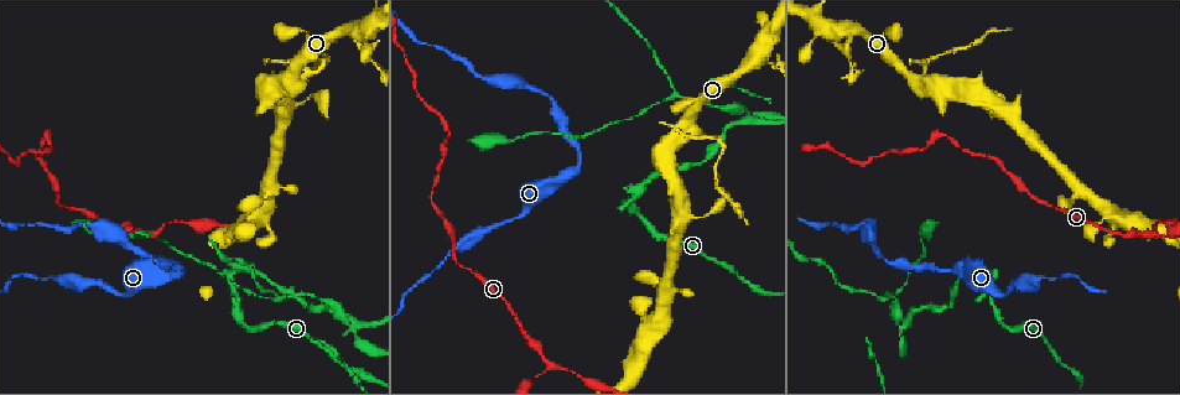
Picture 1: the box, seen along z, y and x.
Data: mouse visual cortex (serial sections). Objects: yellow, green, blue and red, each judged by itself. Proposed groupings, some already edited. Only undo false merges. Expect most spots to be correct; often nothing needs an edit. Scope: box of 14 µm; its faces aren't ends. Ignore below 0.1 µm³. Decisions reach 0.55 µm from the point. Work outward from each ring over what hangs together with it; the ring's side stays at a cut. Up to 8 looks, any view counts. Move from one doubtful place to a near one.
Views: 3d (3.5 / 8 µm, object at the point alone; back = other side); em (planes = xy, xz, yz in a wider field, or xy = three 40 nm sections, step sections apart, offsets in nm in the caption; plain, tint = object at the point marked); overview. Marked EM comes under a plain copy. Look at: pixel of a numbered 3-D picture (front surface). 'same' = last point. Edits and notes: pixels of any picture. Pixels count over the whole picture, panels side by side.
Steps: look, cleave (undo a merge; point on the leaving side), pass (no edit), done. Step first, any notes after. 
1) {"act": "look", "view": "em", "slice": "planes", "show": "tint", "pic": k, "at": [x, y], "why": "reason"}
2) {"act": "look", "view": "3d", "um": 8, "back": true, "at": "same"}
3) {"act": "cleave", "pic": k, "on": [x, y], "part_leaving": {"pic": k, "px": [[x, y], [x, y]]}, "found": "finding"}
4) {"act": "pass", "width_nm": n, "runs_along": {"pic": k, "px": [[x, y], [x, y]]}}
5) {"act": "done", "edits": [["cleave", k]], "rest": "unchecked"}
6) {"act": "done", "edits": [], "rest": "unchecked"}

{"act": "look", "view": "3d", "um": 3.5, "pic": 1, "at": [1004, 292], "why": "thick turns thin"}

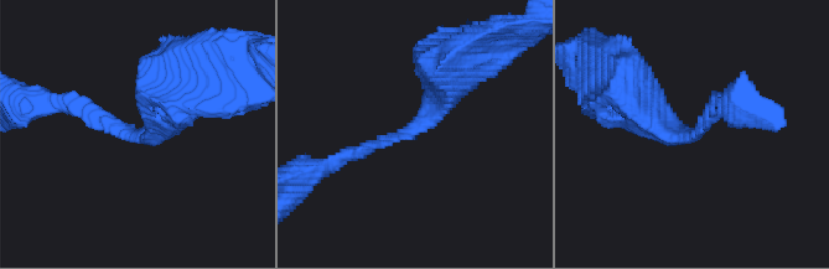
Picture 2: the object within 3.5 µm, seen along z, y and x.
{"act": "look", "view": "em", "slice": "planes", "show": "tint", "pic": 2, "at": [693, 132], "arm_widths_nm": [200, 450], "why": "shape alone is not enough"}

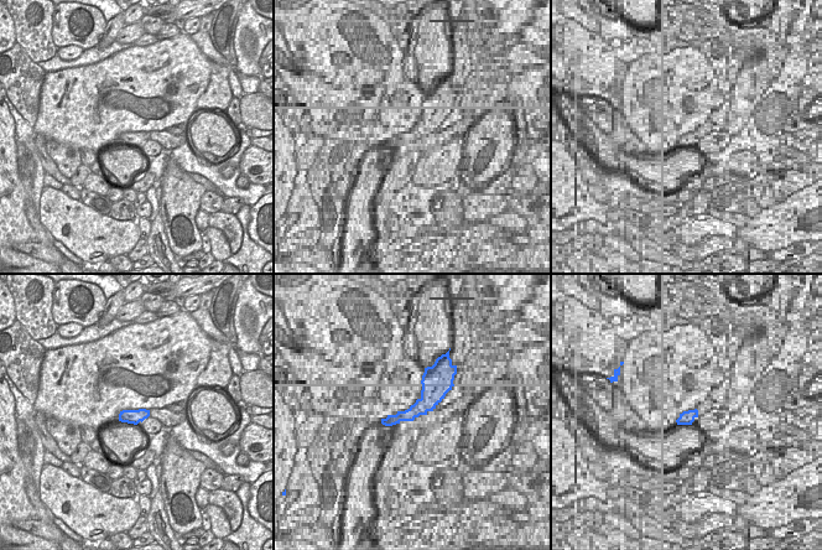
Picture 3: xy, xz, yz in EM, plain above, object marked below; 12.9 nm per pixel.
{"act": "look", "view": "em", "slice": "xy", "step": 5, "show": "tint", "at": "same", "why": "another direction"}

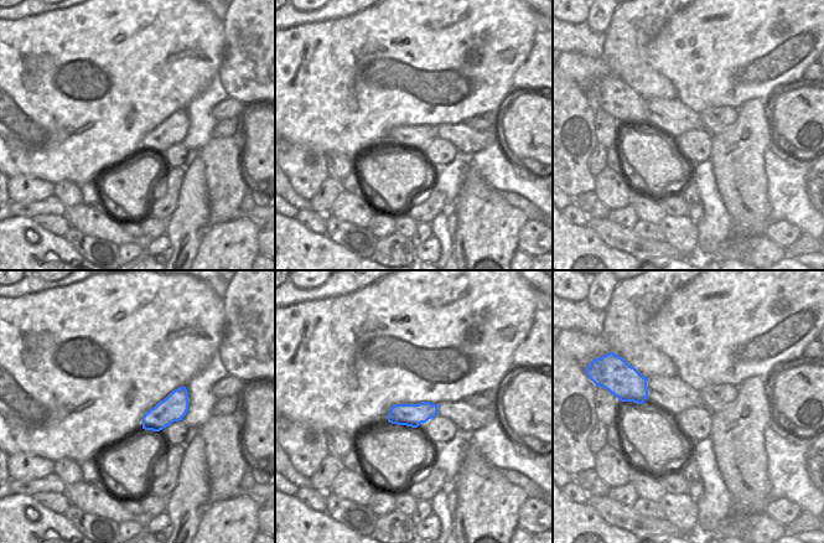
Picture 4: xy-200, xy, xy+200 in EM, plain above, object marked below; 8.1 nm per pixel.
{"act": "pass", "width_nm": 180, "runs_along": {"pic": 2, "px": [[450, 65], [439, 109], [340, 160]]}, "found": "one cell here"}

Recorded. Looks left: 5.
{"act": "look", "view": "3d", "um": 8, "pic": 1, "at": [631, 200], "why": "thin neck"}

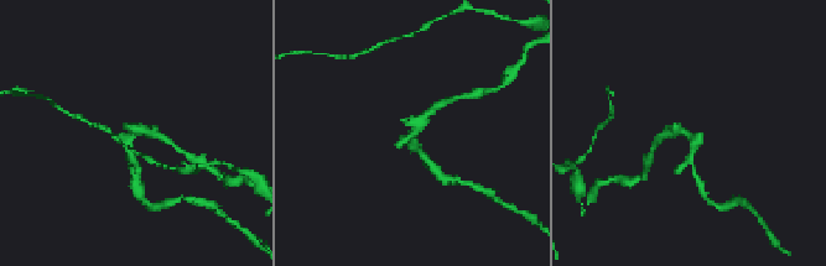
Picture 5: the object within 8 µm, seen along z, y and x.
{"act": "look", "view": "em", "slice": "xy", "step": 5, "show": "tint", "pic": 5, "at": [131, 135], "why": "shape alone is not enough"}

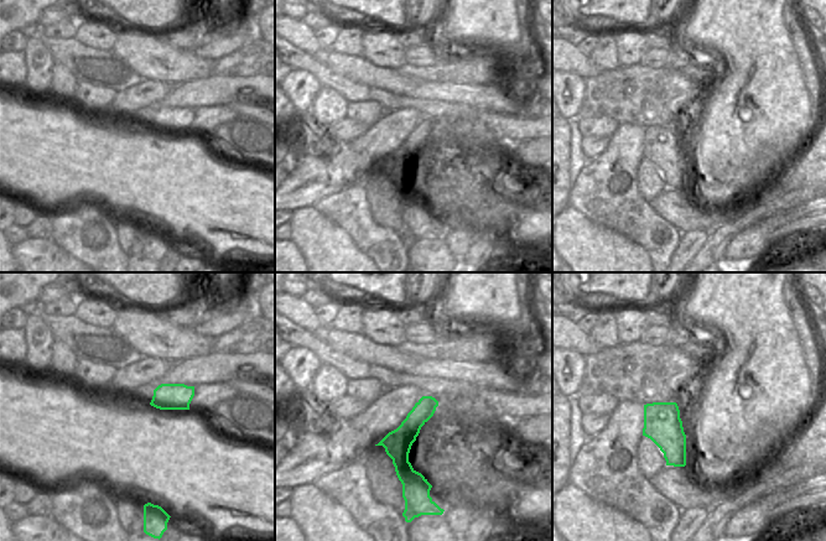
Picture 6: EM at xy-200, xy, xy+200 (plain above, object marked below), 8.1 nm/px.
{"act": "pass", "runs_along": {"pic": 6, "px": [[429, 399], [401, 438], [404, 476]]}, "found": "one cell here"}

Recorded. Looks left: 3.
{"act": "look", "view": "3d", "um": 3.5, "pic": 1, "at": [353, 330], "why": "four arms meet"}

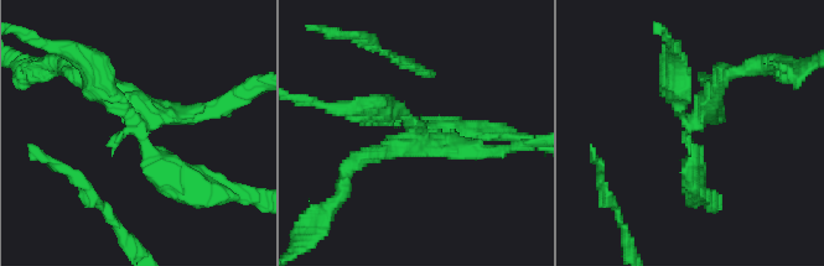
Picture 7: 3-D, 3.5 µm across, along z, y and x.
{"act": "look", "view": "em", "slice": "xy", "step": 5, "show": "tint", "pic": 7, "at": [415, 128], "arms": 4, "arm_widths_nm": [200, 200, 300, 300], "why": "now the EM"}

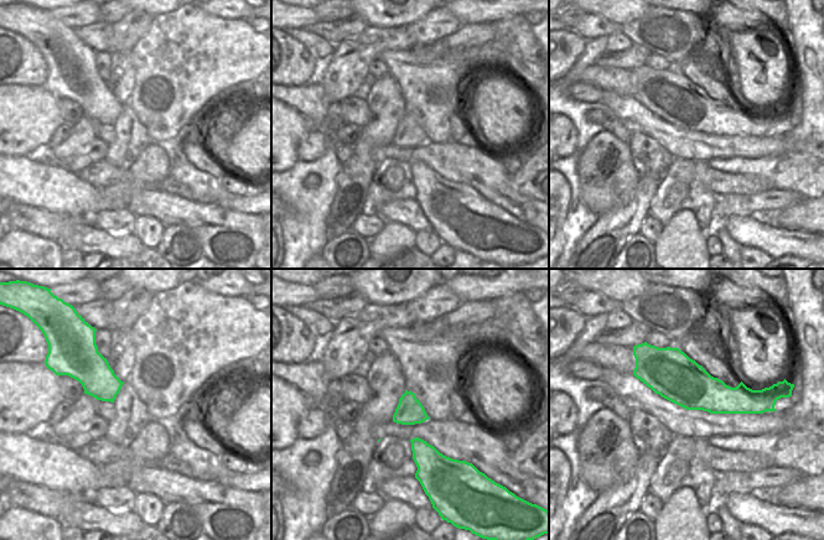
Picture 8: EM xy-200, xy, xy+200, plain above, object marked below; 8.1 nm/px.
{"act": "cleave", "pic": 7, "on": [149, 172], "part_leaving": {"pic": 7, "px": [[412, 120], [399, 111], [320, 105]]}, "found": "a second cell is stuck on"}

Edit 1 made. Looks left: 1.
{"act": "done", "edits": [["cleave", 7]], "rest": "unchecked"}

